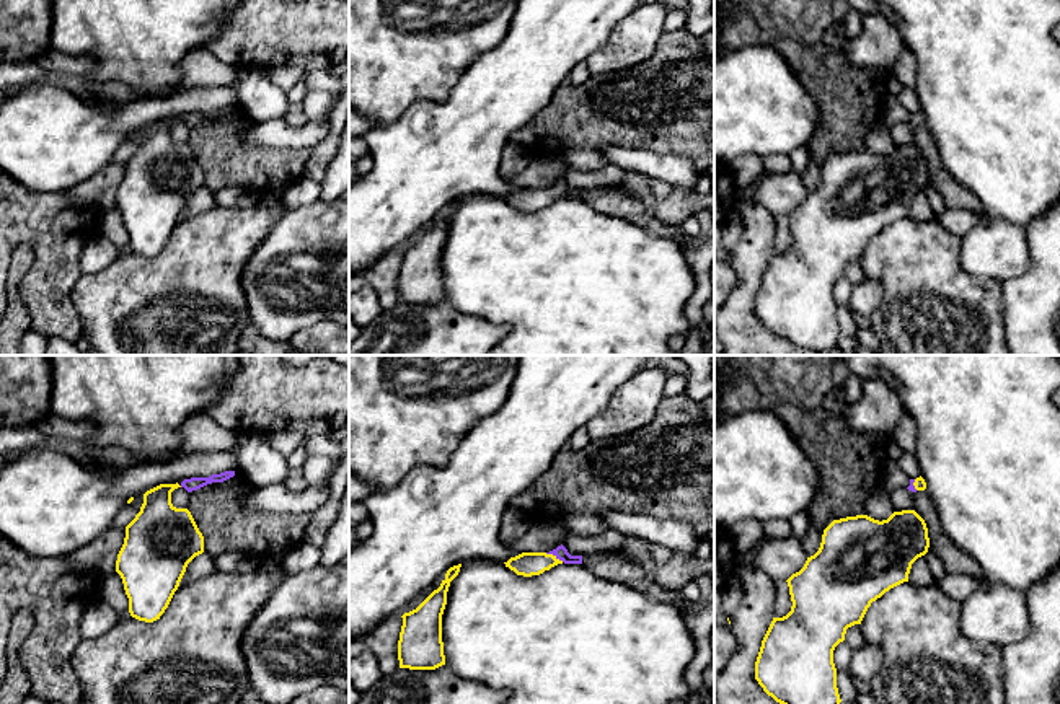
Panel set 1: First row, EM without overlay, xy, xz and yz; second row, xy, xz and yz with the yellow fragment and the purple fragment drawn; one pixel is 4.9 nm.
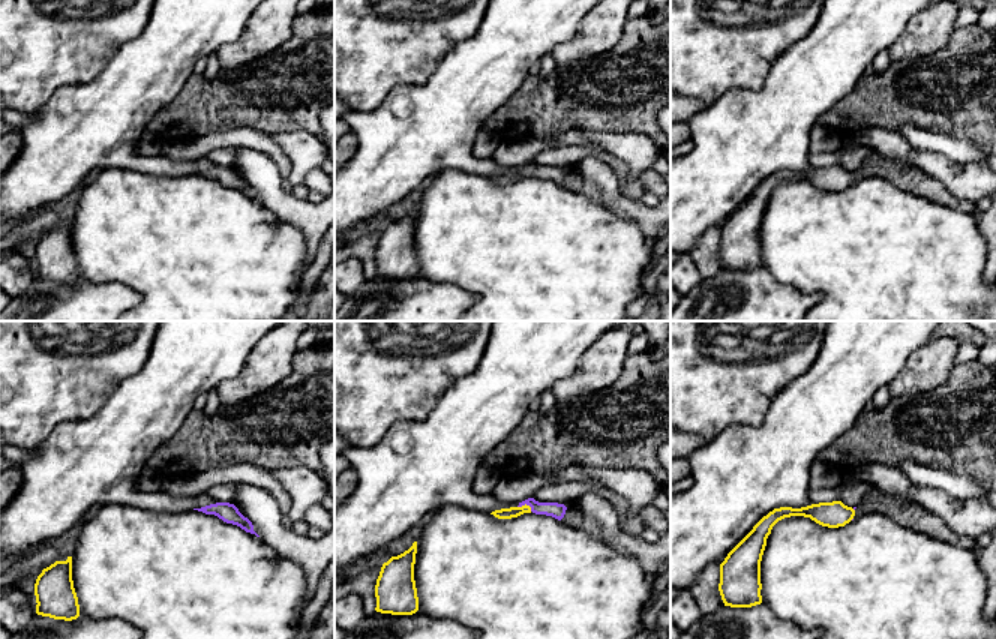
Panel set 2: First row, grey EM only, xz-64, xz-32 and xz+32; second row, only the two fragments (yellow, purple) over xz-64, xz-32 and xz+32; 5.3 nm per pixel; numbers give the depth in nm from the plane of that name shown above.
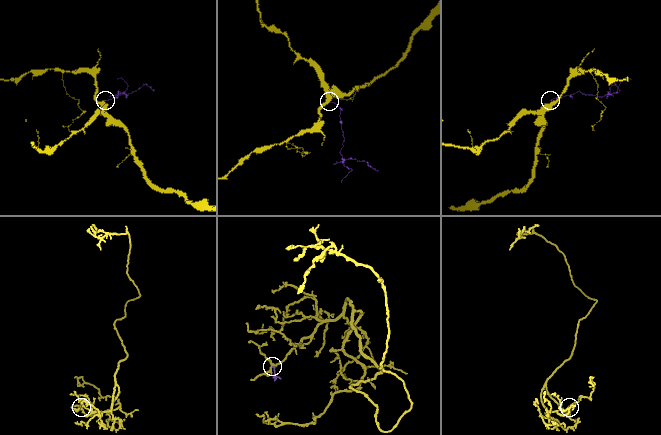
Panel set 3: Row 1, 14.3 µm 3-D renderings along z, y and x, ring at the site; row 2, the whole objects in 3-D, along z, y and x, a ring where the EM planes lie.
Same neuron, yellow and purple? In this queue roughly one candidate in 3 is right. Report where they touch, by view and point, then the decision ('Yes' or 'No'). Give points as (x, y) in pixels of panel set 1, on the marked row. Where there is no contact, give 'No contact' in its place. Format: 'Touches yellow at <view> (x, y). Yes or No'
Touches yellow at xz (555, 558). Yes

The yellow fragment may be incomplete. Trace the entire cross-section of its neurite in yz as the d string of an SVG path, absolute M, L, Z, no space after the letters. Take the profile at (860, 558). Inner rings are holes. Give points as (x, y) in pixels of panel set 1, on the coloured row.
M915 510L894 512L887 520L868 515L833 520L819 551L786 582L791 611L773 618L755 662L755 680L780 704L840 704L835 647L846 629L861 624L872 601L908 582L912 564L930 548L928 528Z

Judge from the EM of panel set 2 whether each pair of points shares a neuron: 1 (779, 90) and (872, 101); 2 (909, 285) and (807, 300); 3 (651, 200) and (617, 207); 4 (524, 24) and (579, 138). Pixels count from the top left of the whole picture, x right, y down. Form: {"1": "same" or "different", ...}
{"1": "different", "2": "different", "3": "different", "4": "different"}

